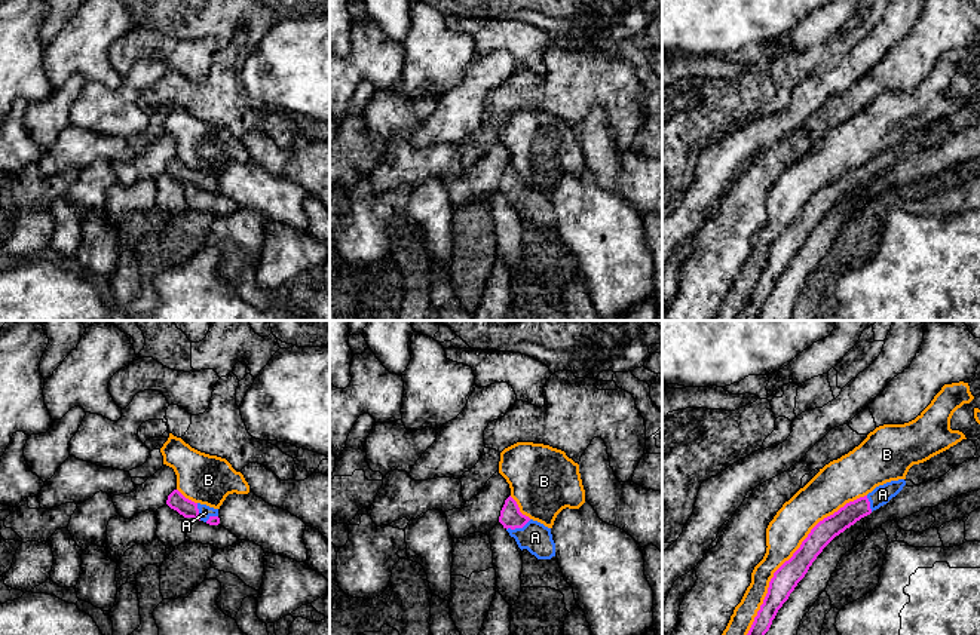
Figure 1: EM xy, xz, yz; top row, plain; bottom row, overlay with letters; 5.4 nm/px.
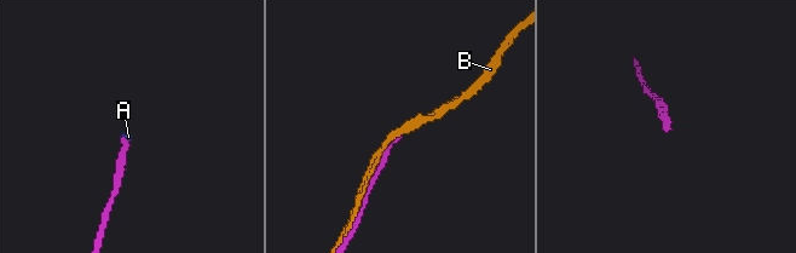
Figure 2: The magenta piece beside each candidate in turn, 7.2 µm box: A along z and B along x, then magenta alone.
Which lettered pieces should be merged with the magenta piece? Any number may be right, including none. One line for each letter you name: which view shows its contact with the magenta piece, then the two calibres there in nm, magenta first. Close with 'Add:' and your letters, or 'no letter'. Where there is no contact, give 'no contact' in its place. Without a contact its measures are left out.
A: meets magenta in xz; 120 nm thick on the magenta side, 160 nm on the other
Add: A

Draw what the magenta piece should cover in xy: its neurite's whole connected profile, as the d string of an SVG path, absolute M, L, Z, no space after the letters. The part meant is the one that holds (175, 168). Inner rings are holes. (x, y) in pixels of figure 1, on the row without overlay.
M174 157L166 168L166 172L177 178L184 185L193 185L203 188L209 193L218 193L218 177L209 175L206 172L195 171L186 166L178 157Z

